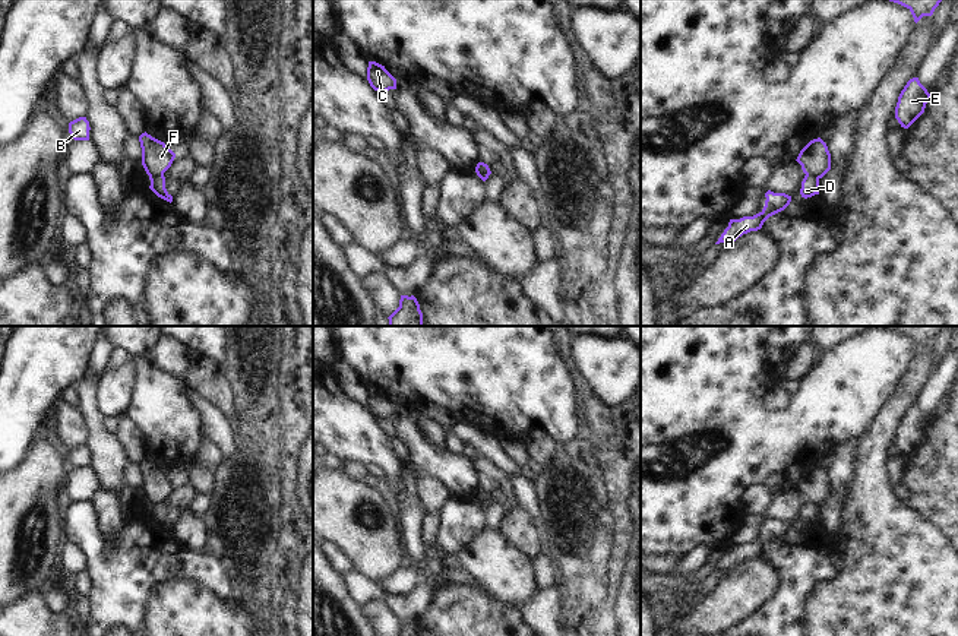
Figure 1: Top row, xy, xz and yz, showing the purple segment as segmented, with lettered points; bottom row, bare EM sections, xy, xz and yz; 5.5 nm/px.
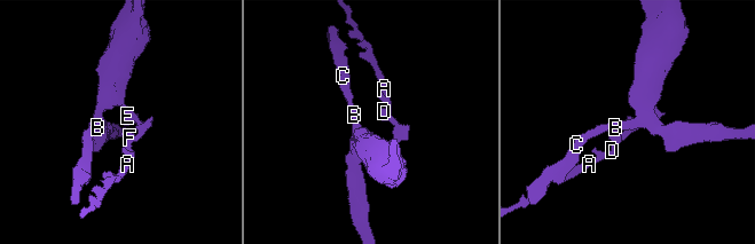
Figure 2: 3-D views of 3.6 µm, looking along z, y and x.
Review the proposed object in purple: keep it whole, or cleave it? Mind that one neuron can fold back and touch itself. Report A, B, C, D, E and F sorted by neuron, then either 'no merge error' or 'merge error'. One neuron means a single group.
groups A D / B C E F; merge error

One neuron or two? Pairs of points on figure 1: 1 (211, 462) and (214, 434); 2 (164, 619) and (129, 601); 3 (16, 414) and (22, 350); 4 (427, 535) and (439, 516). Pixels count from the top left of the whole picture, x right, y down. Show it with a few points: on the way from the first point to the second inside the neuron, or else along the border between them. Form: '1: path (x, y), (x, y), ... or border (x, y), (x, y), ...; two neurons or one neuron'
1: border (205, 436), (218, 451), (221, 459); two neurons
2: border (167, 582), (163, 582), (149, 595), (144, 620); two neurons
3: path (18, 398), (18, 370), (21, 366); one neuron
4: path (429, 531), (435, 521); one neuron

